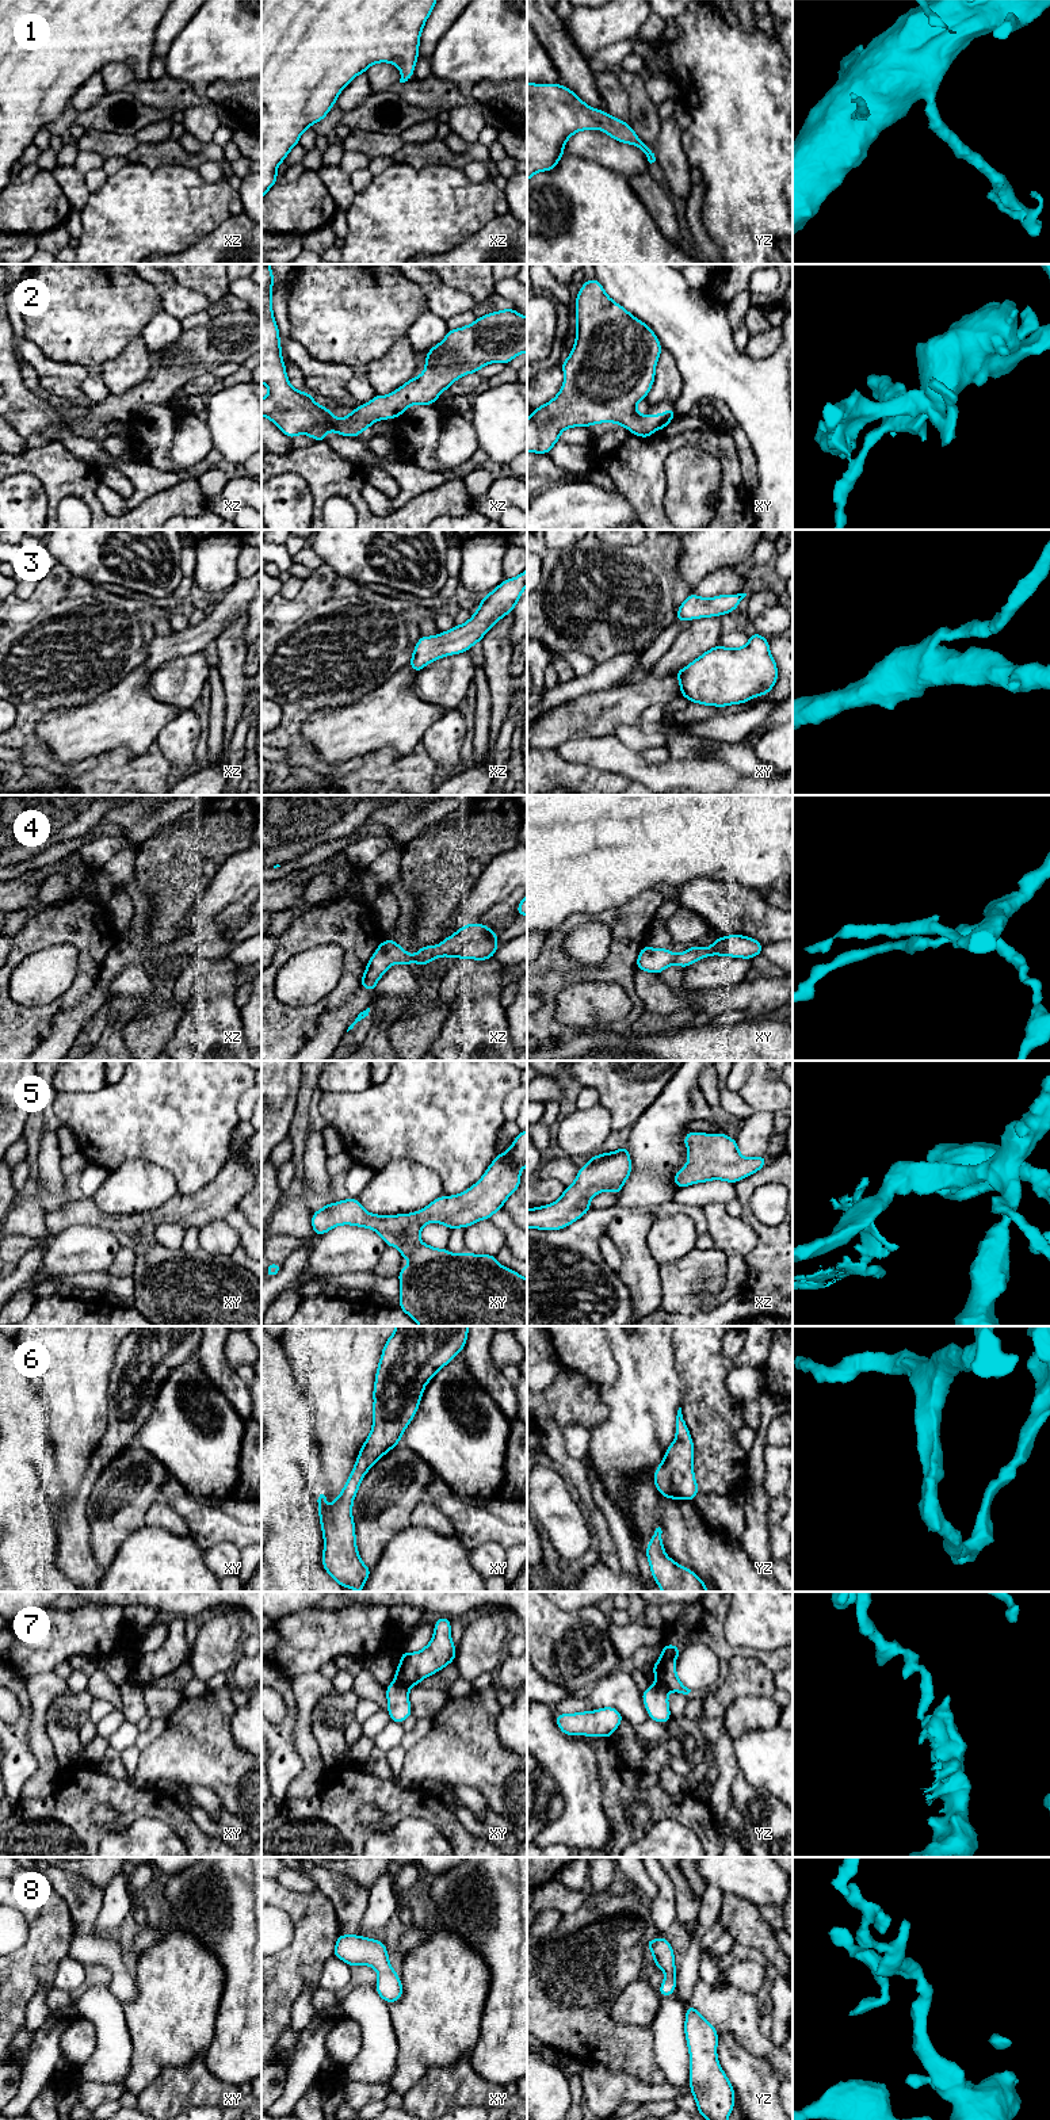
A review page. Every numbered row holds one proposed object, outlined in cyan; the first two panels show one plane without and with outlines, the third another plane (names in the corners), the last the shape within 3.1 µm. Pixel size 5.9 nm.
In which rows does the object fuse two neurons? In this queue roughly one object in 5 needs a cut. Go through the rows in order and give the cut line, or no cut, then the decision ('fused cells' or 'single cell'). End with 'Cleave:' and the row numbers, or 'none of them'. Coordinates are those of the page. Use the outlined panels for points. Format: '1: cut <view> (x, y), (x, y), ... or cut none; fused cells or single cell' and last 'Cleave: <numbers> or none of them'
1: cut none; single cell
2: cut none; single cell
3: cut none; single cell
4: cut none; single cell
5: cut none; single cell
6: cut none; single cell
7: cut xy (394, 1680), (408, 1687); fused cells
8: cut none; single cell
Cleave: 7

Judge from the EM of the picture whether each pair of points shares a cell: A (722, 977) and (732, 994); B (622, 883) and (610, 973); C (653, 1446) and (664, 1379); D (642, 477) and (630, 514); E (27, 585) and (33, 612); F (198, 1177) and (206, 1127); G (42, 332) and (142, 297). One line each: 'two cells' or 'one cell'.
A: two cells
B: two cells
C: one cell
D: two cells
E: two cells
F: one cell
G: one cell

